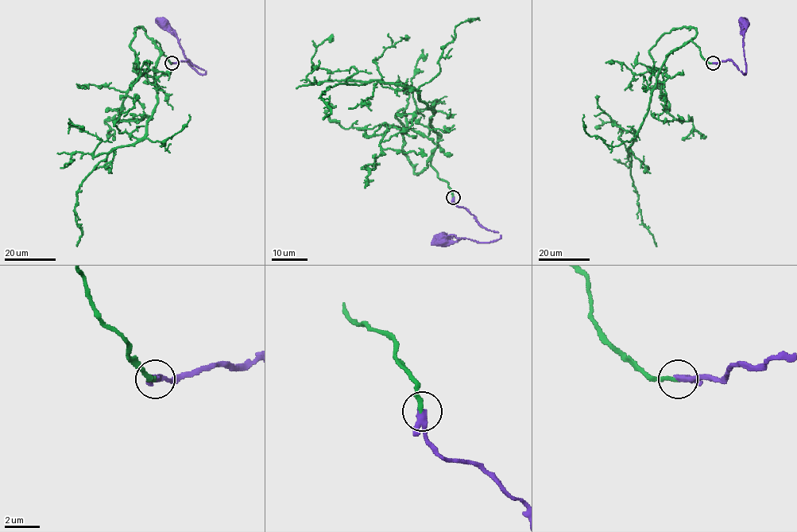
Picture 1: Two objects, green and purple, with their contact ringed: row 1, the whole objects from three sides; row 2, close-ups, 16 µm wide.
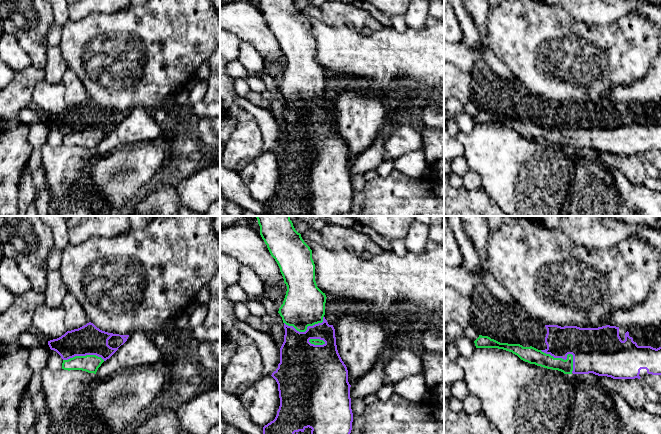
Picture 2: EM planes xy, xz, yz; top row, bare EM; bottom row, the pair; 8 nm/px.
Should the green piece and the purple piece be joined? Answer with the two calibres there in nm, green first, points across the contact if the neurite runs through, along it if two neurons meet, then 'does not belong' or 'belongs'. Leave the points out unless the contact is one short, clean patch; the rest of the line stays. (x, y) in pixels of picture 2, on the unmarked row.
120 nm thick on the green side, 360 nm on the other; belongs

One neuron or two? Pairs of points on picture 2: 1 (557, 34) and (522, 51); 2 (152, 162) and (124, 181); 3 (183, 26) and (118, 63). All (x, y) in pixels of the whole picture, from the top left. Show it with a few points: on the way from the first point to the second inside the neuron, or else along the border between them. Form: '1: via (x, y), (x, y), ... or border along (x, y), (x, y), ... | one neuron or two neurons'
1: via (548, 43), (531, 43) | one neuron
2: via (145, 162), (131, 174) | one neuron
3: via (167, 38), (159, 40), (147, 52), (134, 58) | one neuron

